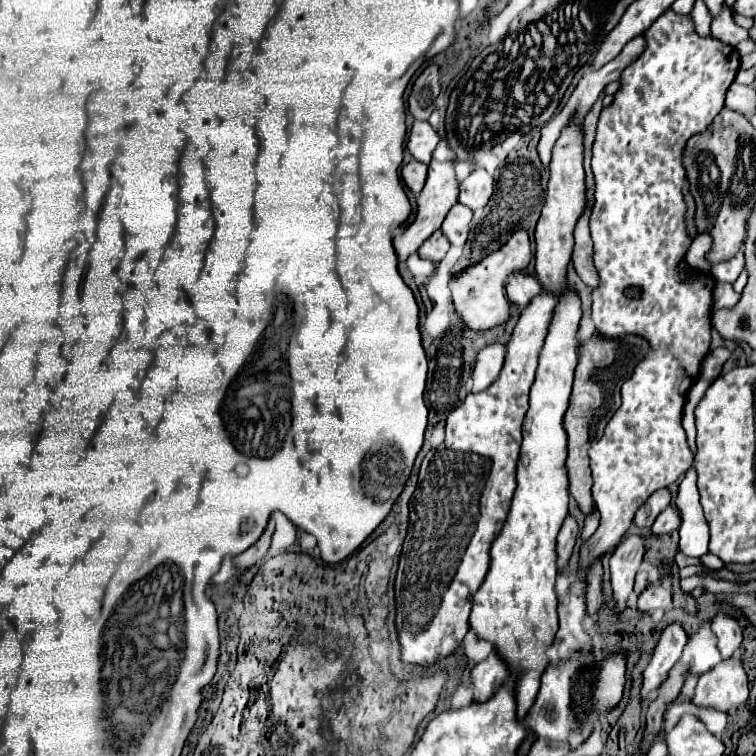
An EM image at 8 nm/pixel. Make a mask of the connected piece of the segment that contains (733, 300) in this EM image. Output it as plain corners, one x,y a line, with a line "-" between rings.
717,282
715,284
715,292
713,292
713,310
721,310
721,308
731,308
735,306
739,300
739,294
733,292
731,284
723,284

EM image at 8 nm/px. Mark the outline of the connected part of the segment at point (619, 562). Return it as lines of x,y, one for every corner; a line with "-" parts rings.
627,536
621,540
611,556
611,586
615,596
615,612
627,608
629,594
633,592
635,574
645,556
645,542
641,536

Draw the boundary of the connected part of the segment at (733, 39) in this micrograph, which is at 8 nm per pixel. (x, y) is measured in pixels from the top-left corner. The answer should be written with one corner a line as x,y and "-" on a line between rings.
725,2
721,6
721,12
715,16
715,20
711,24
711,34
713,34
713,38
717,38
717,40
721,40
721,42
725,42
729,46
735,46
741,40
749,38
747,30
735,24
735,20
731,16
731,10
729,10
729,6

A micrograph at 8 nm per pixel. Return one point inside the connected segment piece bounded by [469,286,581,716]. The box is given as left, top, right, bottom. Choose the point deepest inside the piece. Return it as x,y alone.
516,608

